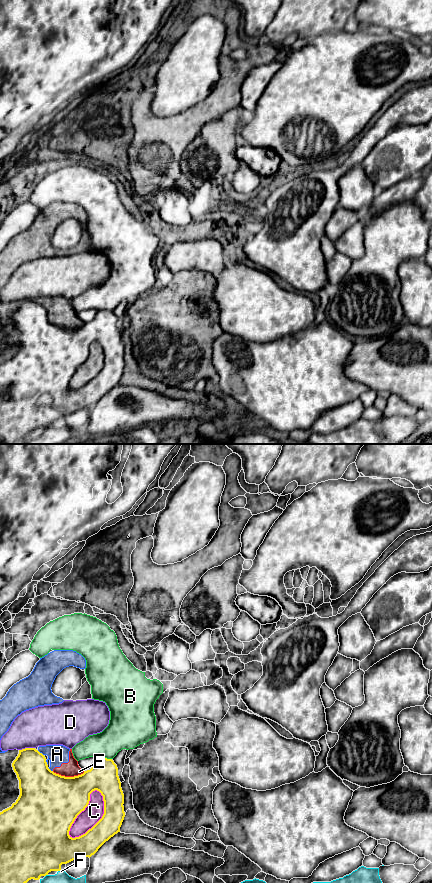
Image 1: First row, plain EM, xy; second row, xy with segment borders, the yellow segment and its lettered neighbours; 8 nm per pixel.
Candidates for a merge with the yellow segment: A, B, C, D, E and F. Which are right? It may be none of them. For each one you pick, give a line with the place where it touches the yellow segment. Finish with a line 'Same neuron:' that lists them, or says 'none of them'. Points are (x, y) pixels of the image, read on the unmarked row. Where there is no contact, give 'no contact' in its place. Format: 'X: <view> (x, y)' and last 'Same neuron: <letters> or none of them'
B: xy (104, 310)
Same neuron: B

